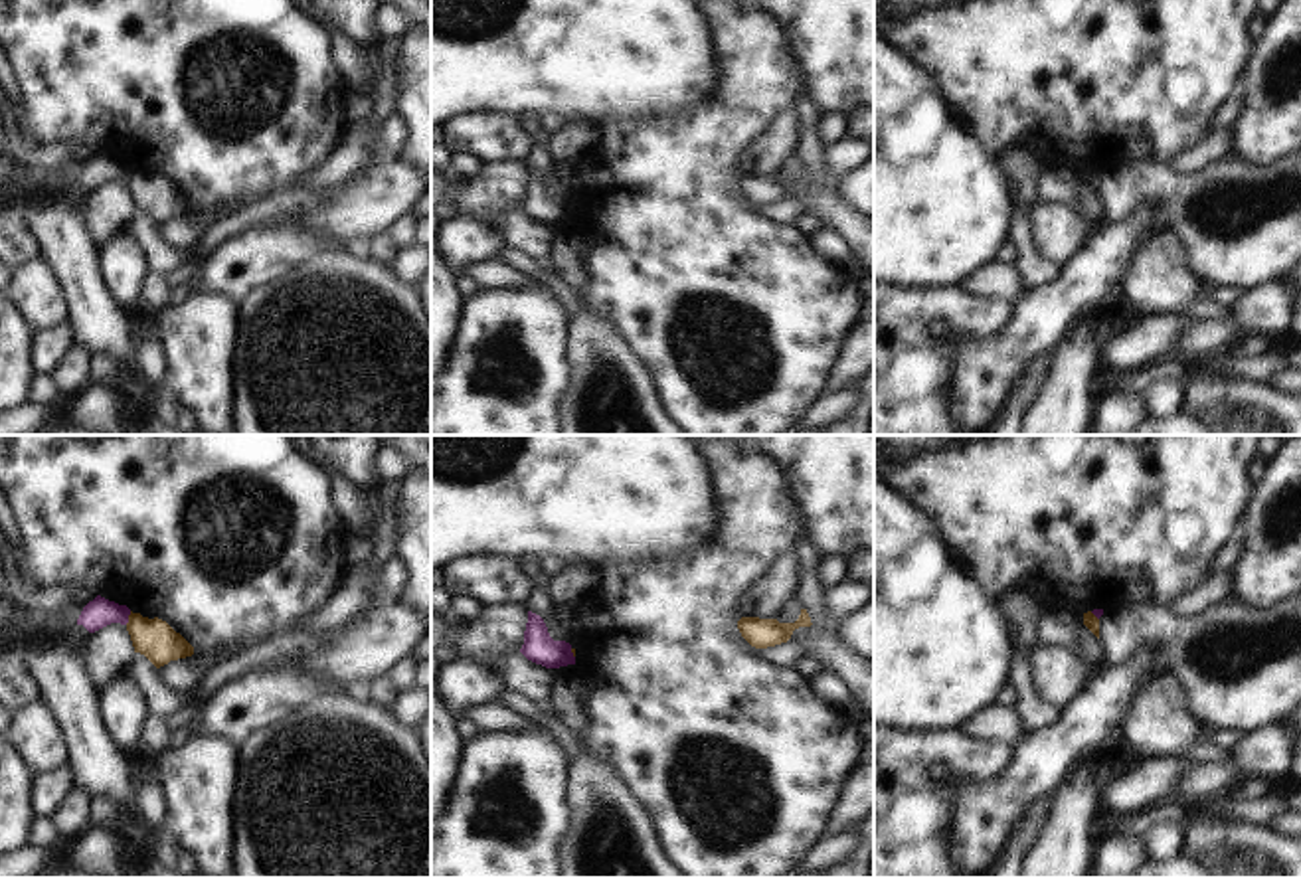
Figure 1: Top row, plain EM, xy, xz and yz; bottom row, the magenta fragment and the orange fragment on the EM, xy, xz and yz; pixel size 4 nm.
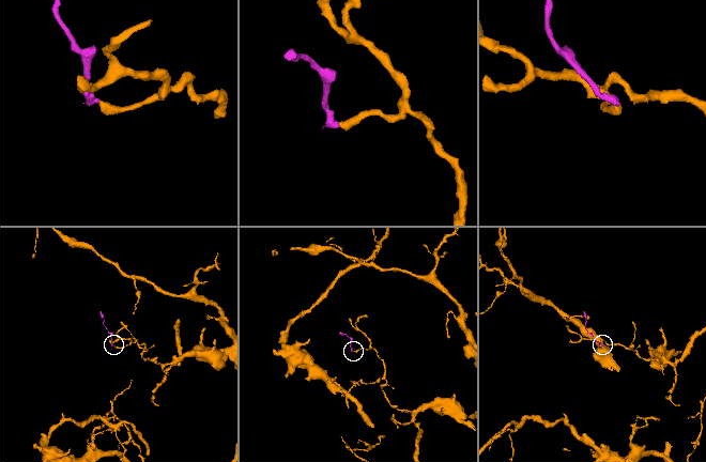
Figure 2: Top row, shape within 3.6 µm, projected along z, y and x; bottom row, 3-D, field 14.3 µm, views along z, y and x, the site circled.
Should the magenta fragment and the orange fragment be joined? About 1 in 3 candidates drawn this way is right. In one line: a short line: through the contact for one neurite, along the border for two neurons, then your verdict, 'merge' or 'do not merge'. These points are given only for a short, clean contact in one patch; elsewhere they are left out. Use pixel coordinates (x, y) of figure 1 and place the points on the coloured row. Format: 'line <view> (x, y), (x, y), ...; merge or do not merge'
line xy (131, 612), (125, 623); do not merge

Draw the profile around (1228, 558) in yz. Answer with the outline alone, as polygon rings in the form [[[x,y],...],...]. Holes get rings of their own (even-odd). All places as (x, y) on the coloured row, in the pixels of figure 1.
[[[1234,538],[1232,542],[1228,542],[1214,562],[1214,575],[1226,570],[1234,570],[1238,562],[1244,558],[1244,550],[1246,546],[1242,538]]]

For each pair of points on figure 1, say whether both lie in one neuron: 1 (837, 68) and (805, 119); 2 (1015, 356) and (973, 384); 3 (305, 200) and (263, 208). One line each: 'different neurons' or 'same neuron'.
1: different neurons
2: same neuron
3: same neuron

